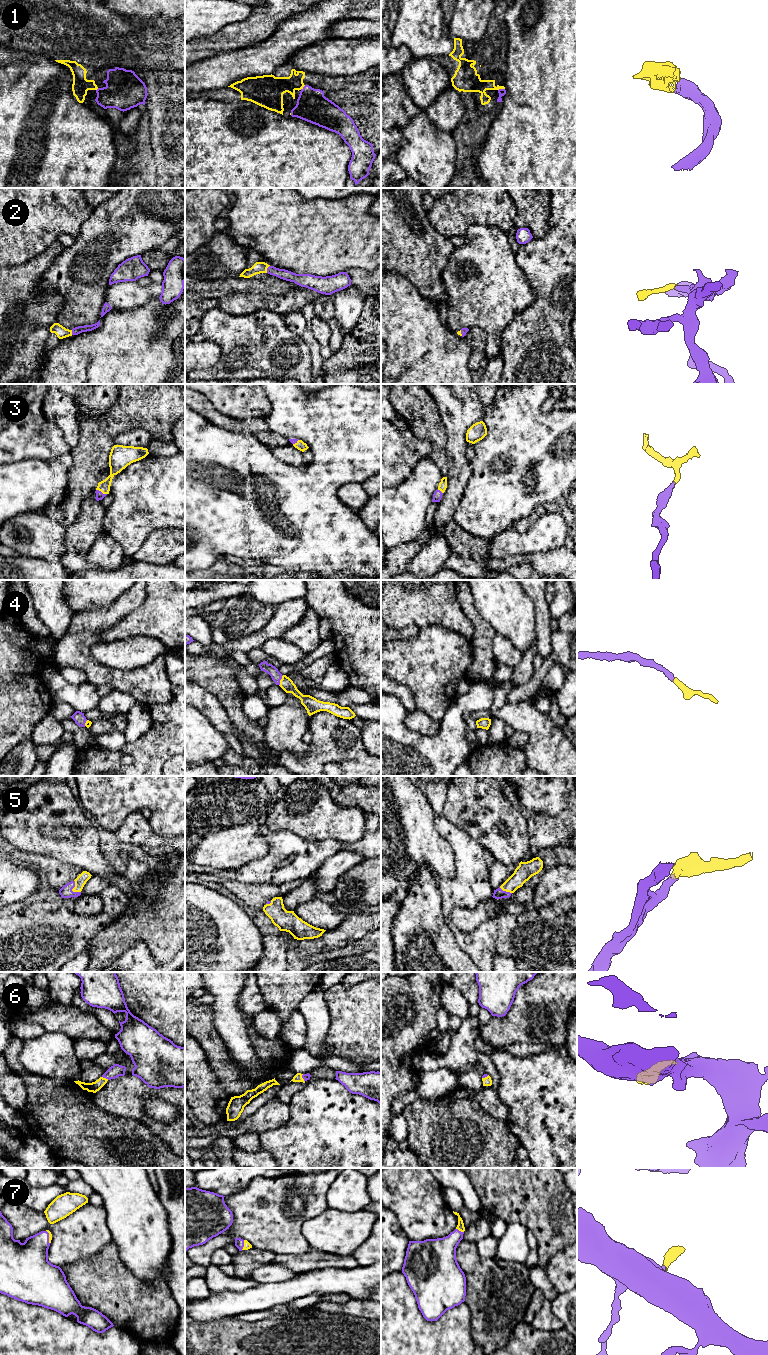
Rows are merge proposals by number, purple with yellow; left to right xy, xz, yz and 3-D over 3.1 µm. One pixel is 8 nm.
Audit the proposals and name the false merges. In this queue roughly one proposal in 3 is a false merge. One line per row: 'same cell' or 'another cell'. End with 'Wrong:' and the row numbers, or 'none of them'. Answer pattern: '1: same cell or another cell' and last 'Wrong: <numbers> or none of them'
1: same cell
2: same cell
3: same cell
4: same cell
5: same cell
6: same cell
7: same cell
Wrong: none of them

